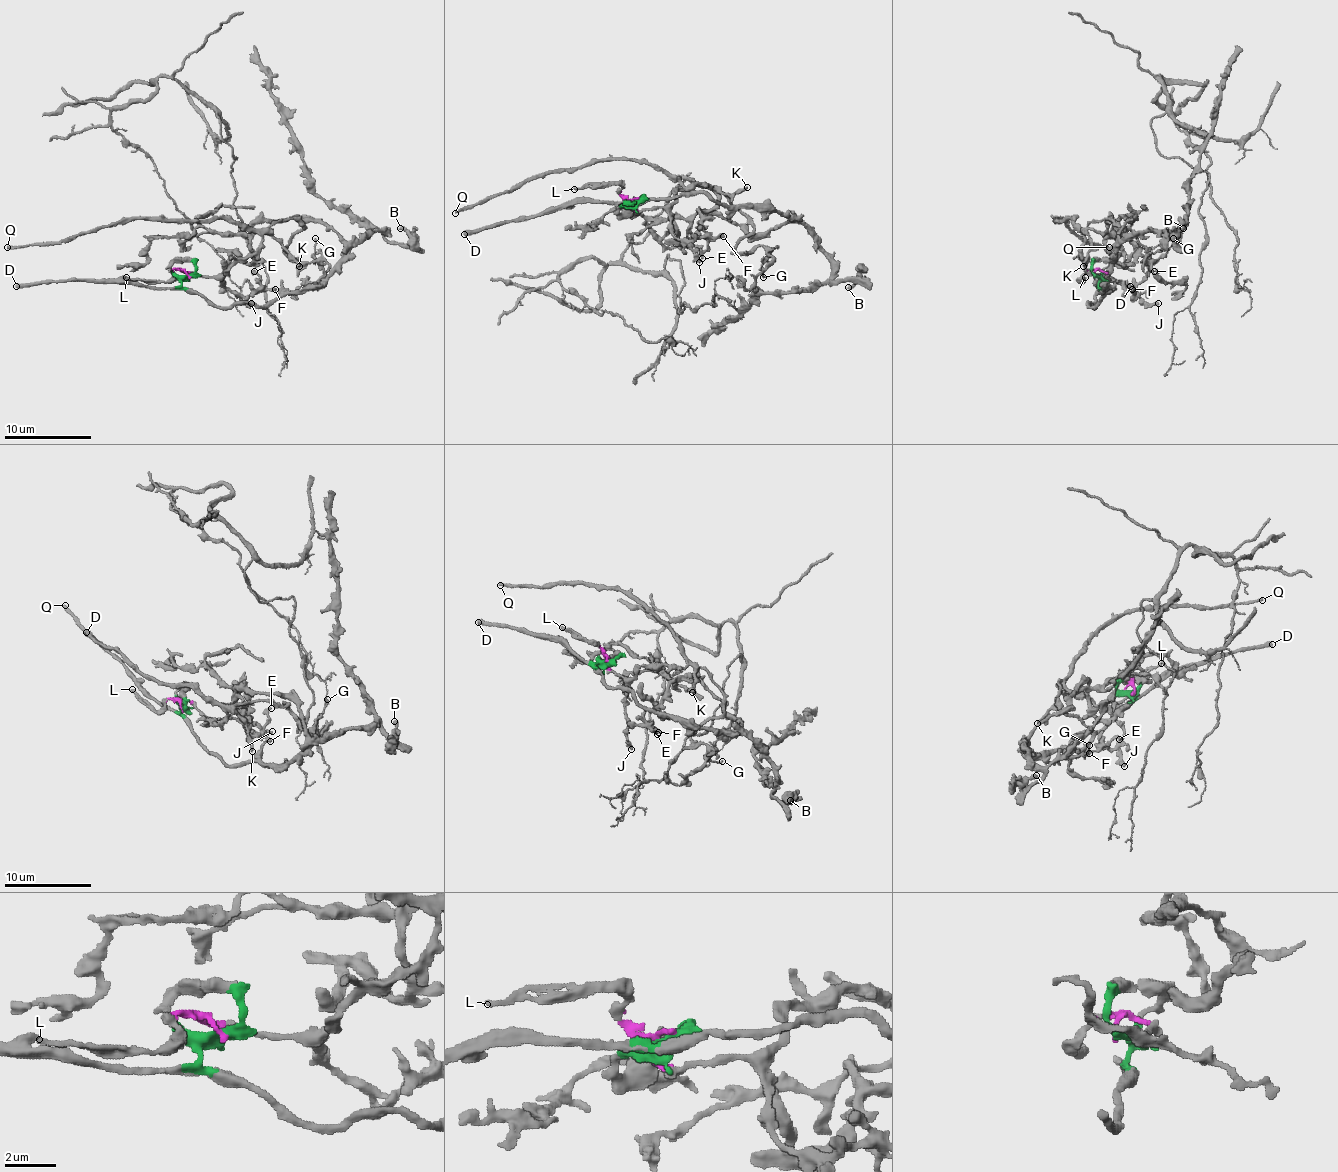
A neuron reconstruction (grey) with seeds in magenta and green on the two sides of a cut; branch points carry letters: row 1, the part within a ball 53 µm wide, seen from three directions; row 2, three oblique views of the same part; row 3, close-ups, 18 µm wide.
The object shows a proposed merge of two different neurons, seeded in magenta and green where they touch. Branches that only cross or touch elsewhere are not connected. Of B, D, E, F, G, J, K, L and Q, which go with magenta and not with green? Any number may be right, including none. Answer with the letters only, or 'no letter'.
E, F, G, J, K, L, Q

